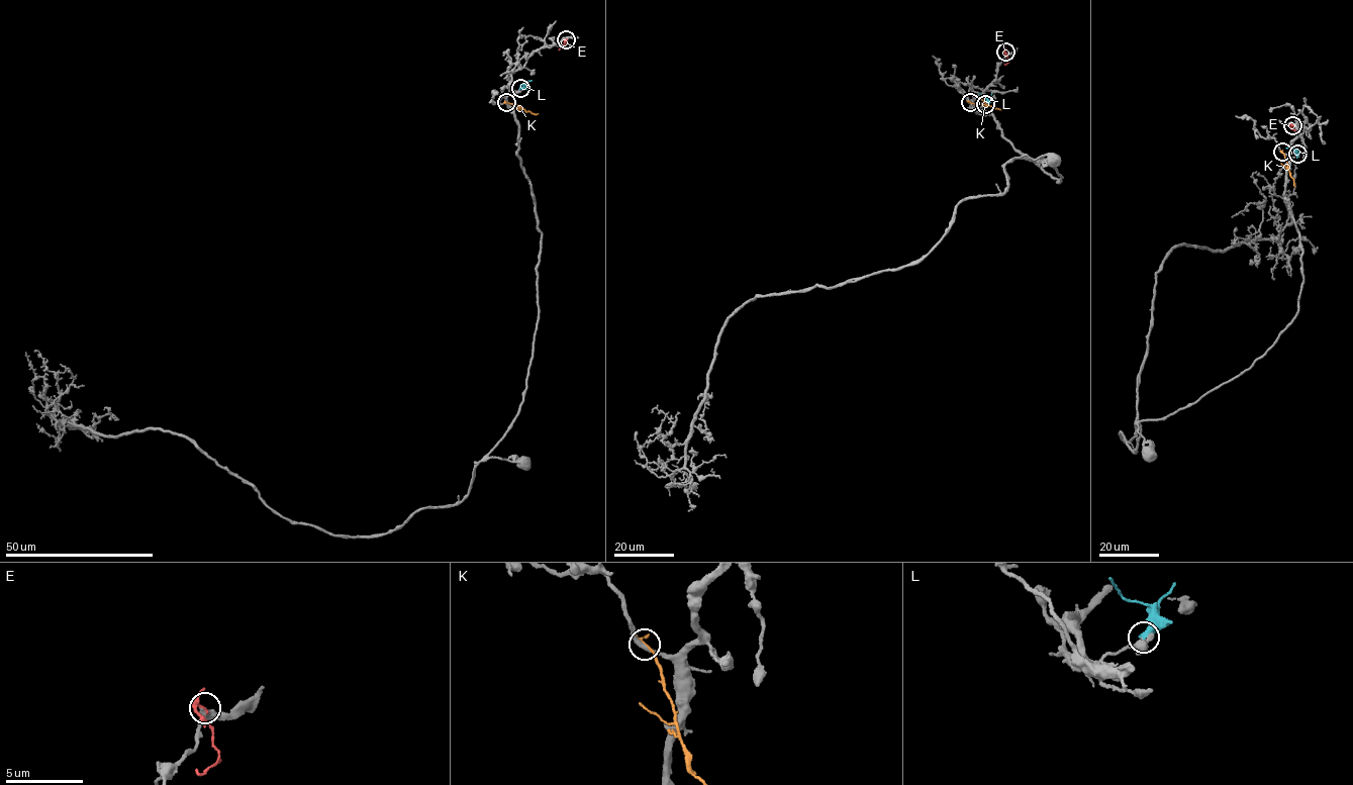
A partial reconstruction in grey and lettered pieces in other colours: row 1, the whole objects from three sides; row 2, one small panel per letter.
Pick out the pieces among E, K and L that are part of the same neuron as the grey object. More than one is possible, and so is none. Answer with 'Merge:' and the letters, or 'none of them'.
Merge: L

